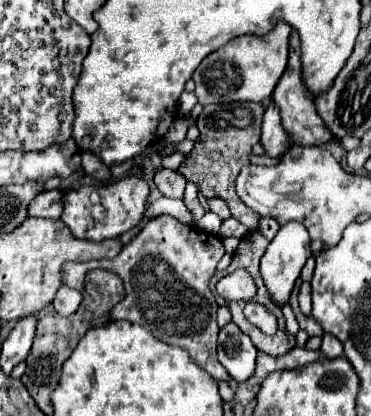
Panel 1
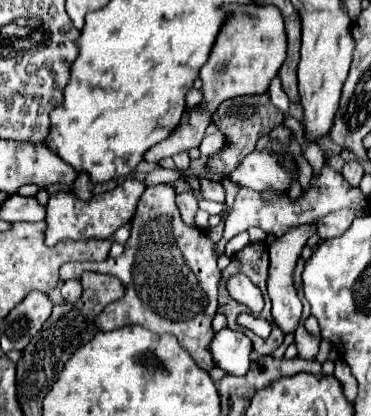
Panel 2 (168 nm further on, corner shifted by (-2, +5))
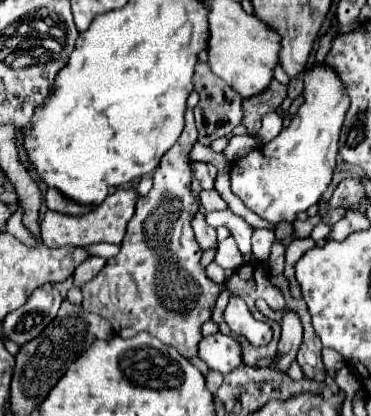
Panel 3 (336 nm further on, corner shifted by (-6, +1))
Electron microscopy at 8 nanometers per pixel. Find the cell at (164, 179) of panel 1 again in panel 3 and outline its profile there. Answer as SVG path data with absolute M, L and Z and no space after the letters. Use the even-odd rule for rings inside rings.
M199 210L193 220L191 220L191 226L195 230L195 238L199 242L199 246L203 250L207 248L215 248L217 246L217 236L215 236L215 228L211 228L207 222L205 222L205 216L203 216L203 210Z

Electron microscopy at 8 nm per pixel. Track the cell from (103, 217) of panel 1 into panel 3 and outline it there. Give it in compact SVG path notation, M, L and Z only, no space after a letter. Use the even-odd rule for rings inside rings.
M119 188L115 194L107 196L95 210L83 216L69 216L61 212L47 210L41 218L41 238L45 246L49 248L61 248L61 246L89 246L97 242L113 242L119 244L125 236L127 222L135 214L135 204L139 200L139 194L133 188Z

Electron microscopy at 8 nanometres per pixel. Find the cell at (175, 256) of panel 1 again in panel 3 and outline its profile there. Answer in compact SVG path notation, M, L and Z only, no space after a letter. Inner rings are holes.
M187 108L185 112L185 128L179 136L179 140L163 154L163 160L153 176L153 188L149 190L147 196L141 196L137 202L137 210L133 218L129 220L127 234L121 244L121 252L107 260L105 268L85 282L81 286L83 292L83 308L87 312L99 314L105 320L111 322L115 334L121 338L131 338L137 332L149 332L155 338L159 338L163 344L169 344L179 350L181 356L185 358L195 358L197 356L197 344L203 338L201 336L201 326L211 320L211 312L215 308L215 300L219 298L219 292L223 292L223 284L213 282L205 266L201 264L201 254L203 250L199 248L193 230L191 230L191 218L199 210L199 202L195 200L191 192L191 168L189 168L189 150L197 140L197 128L193 120L193 110Z

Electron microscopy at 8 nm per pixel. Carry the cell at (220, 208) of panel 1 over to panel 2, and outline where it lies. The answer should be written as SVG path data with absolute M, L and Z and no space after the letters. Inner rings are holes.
M201 176L199 182L201 182L201 194L203 194L203 198L215 200L215 202L225 202L225 190L223 190L221 182L213 182L207 176Z

